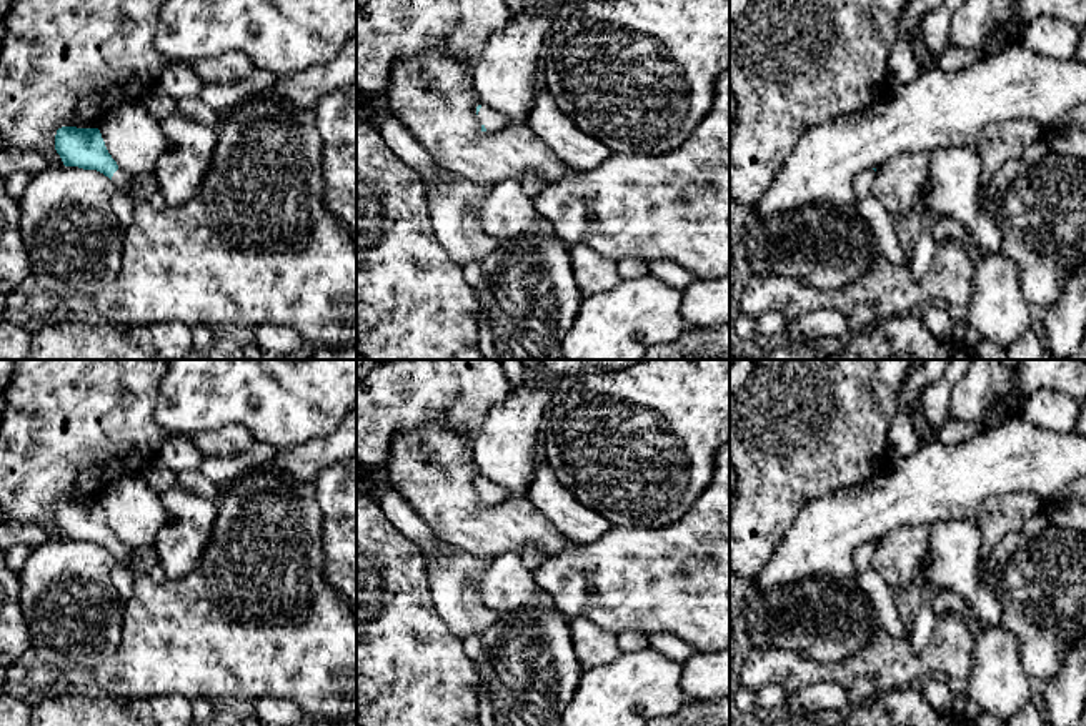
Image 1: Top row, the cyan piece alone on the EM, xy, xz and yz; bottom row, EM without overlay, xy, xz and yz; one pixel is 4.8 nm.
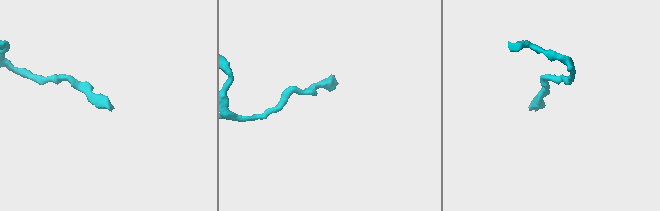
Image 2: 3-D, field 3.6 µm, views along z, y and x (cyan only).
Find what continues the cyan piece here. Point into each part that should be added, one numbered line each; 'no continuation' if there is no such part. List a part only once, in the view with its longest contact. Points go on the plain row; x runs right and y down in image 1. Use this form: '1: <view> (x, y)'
1: xy (257, 618)

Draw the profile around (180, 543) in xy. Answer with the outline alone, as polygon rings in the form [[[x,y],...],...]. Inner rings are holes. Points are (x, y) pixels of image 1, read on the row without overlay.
[[[178,485],[160,496],[167,518],[155,540],[157,558],[168,579],[180,579],[198,566],[218,506],[215,500],[190,495]]]

